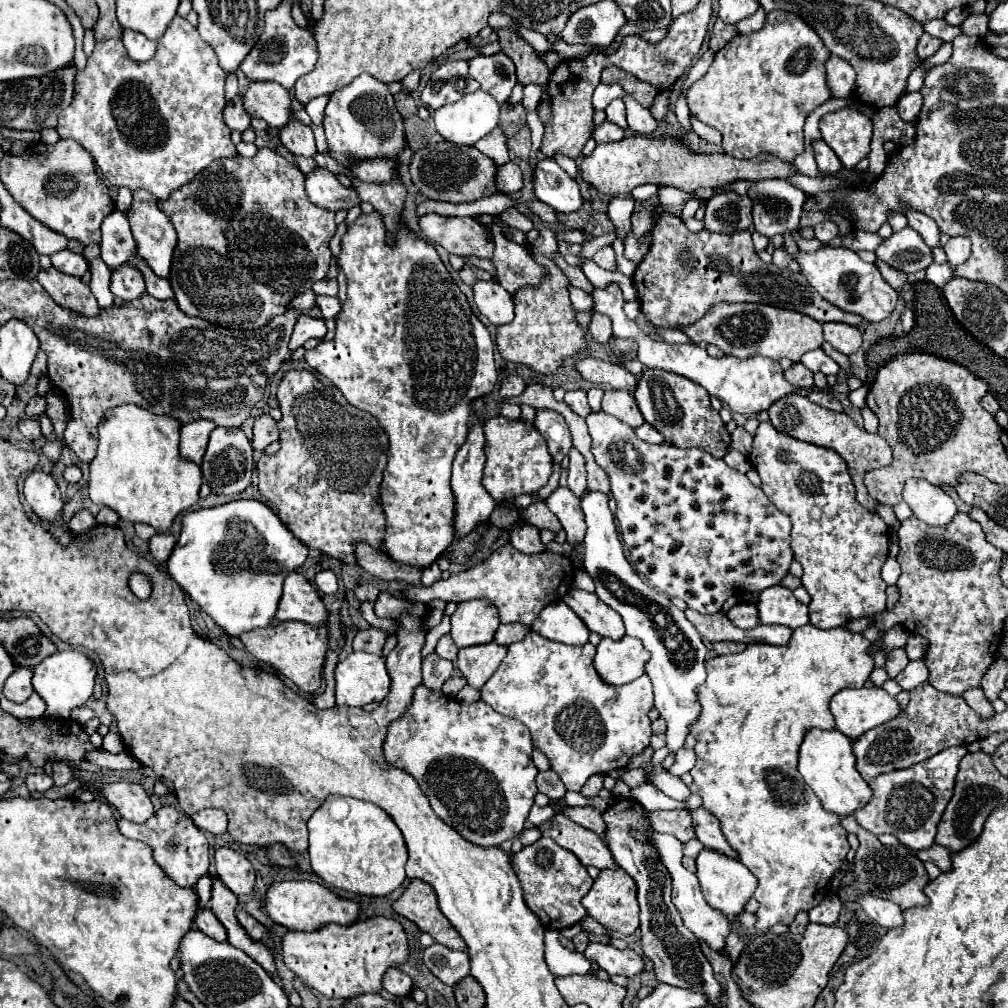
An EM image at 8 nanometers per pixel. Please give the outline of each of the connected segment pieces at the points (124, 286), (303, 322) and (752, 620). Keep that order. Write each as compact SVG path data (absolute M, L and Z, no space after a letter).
M120 266L112 270L112 284L110 290L116 298L122 298L126 302L140 298L146 292L144 276L140 270L134 270L130 266Z
M300 316L300 320L294 326L294 334L290 338L290 352L294 352L296 348L304 346L304 342L308 342L310 338L324 338L326 336L326 324L324 320L316 320L316 318L306 318Z
M736 604L732 610L726 612L726 616L730 618L730 622L742 630L748 628L756 628L760 624L758 620L758 610L754 604Z

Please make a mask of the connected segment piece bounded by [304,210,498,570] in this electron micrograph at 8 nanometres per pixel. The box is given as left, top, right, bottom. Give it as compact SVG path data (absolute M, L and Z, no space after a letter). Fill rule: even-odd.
M376 210L372 214L360 214L360 218L348 226L348 232L340 240L340 254L336 256L336 264L344 272L346 282L348 282L348 298L344 302L344 312L336 320L334 338L330 342L318 344L316 348L308 350L304 358L306 358L306 362L310 364L312 370L316 370L322 376L326 376L328 380L332 380L332 384L344 394L344 398L352 406L356 406L356 408L368 412L370 416L374 416L378 420L380 428L386 432L386 436L388 436L388 464L386 464L384 478L382 478L382 484L380 484L380 502L382 502L382 510L384 510L384 516L386 516L386 534L384 534L382 550L394 562L424 570L426 566L434 564L440 558L440 554L448 548L448 544L452 540L450 466L452 466L452 460L454 460L456 452L464 444L472 424L476 422L476 414L472 412L470 404L492 392L492 388L498 380L498 372L496 372L496 366L494 366L494 346L492 346L492 340L490 340L490 334L488 334L486 326L472 314L472 308L470 308L464 292L452 280L450 272L442 264L442 260L440 260L438 252L434 250L434 246L430 242L414 236L414 232L406 224L398 226L396 236L394 236L394 244L386 242L386 234L388 234L388 228L382 220L382 214L376 212Z

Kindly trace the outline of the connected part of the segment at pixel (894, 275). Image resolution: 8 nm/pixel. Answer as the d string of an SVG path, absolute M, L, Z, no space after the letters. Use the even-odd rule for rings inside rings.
M876 260L876 266L878 266L882 278L884 278L894 290L900 292L902 286L904 286L904 282L906 282L906 274L900 272L900 270L896 270L896 268L892 268L890 264L886 264L886 262L882 262L882 260Z

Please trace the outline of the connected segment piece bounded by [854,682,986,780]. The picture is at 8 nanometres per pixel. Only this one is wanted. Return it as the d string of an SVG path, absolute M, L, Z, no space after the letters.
M924 682L910 692L910 704L904 712L900 712L890 722L876 726L870 732L862 734L858 740L854 740L856 768L864 780L872 780L878 774L910 768L950 746L970 744L984 736L986 736L986 724L966 704L964 698L938 692L930 682Z

